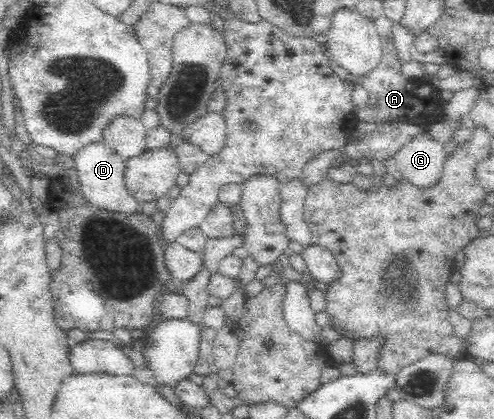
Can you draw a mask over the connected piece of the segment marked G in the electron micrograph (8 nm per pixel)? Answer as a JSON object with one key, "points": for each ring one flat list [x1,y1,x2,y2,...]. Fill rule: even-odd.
{"points":[[424,131,404,143,393,158,403,179,417,189,431,189,443,177,446,160,441,143]]}

